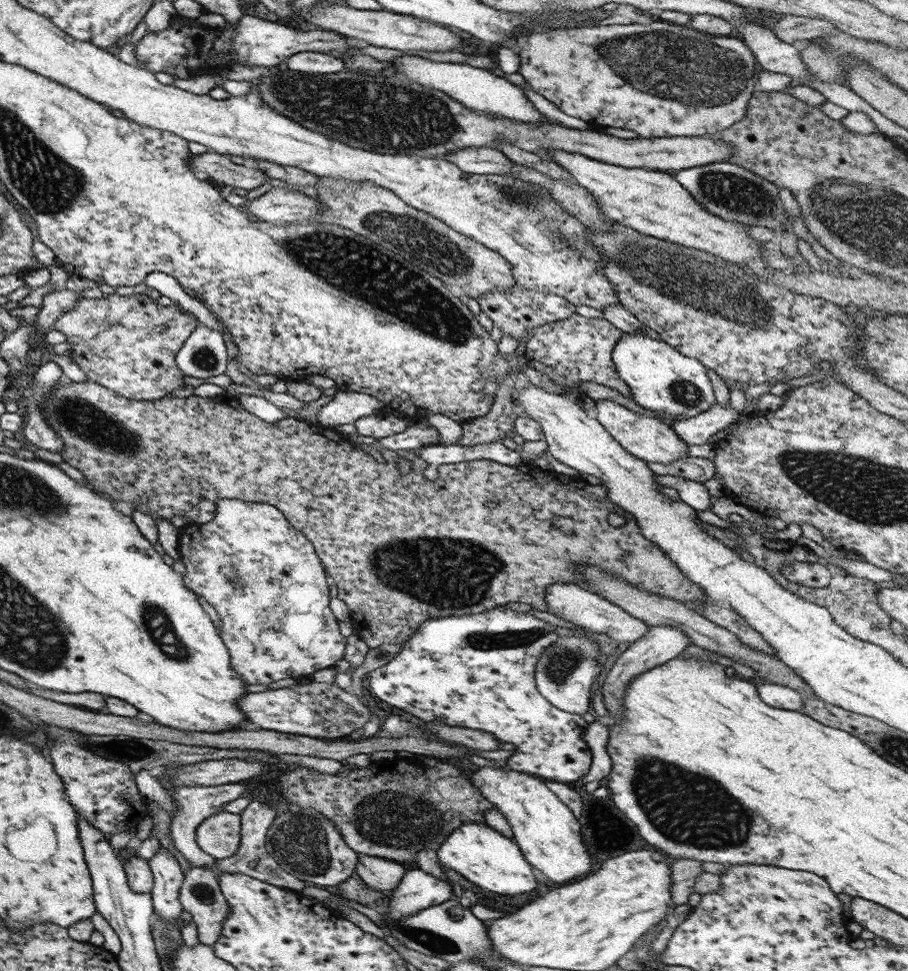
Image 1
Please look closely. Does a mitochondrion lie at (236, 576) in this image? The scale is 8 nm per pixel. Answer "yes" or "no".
yes

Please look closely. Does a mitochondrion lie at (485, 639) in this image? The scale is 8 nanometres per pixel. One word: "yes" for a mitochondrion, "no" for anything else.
yes

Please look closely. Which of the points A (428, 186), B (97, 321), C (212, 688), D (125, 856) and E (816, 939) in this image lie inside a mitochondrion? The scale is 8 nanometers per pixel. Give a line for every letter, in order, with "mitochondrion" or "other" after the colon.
A: other
B: mitochondrion
C: other
D: other
E: other

